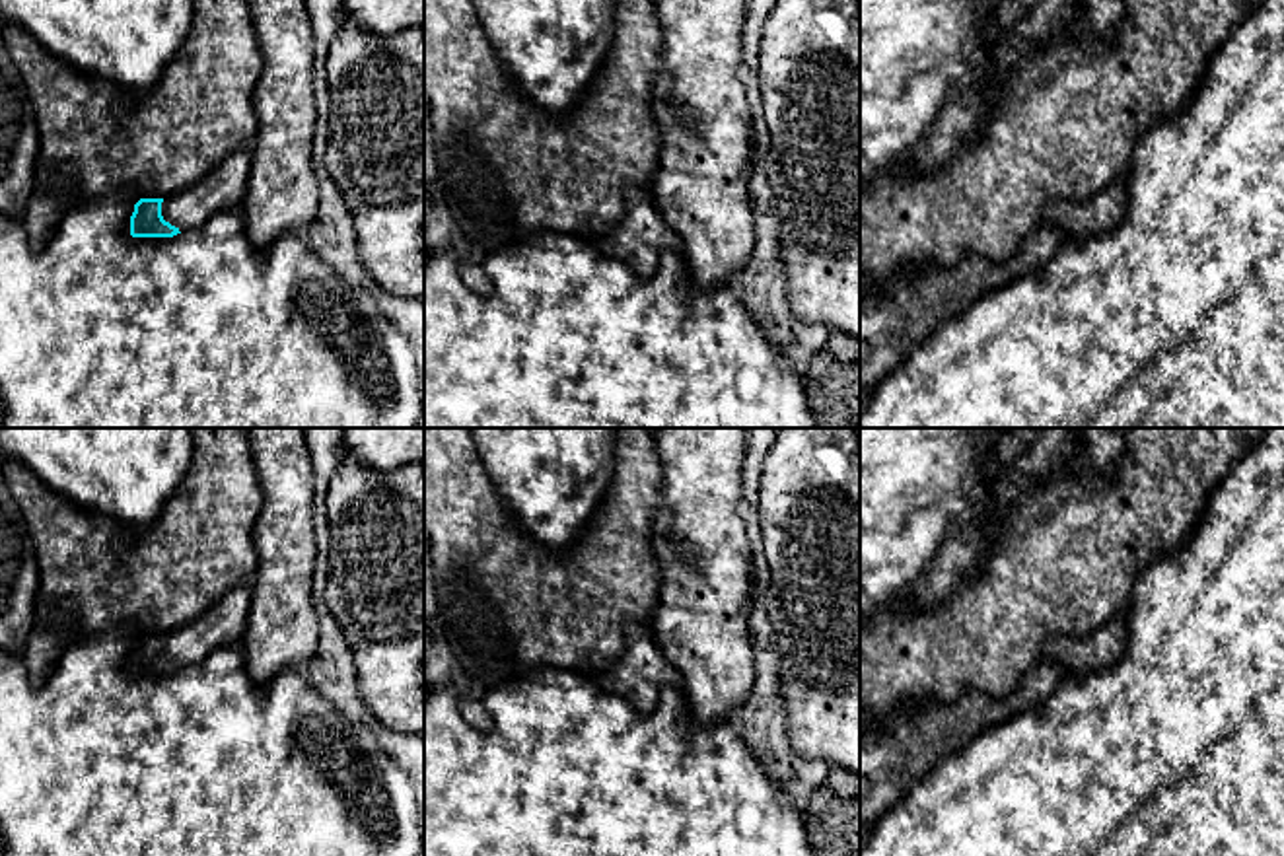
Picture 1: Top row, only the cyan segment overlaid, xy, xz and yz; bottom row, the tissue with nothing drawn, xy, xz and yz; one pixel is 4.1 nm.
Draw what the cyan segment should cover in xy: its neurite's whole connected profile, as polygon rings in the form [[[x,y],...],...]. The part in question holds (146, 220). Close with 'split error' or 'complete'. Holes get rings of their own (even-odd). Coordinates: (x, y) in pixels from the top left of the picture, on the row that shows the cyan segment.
[[[251,150],[232,152],[183,193],[167,198],[140,198],[130,216],[130,235],[173,237],[200,228],[220,210],[237,206],[247,189],[251,154]]]; split error

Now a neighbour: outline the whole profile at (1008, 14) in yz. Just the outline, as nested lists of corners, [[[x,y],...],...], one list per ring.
[[[996,0],[996,12],[992,16],[992,25],[988,27],[988,37],[1008,39],[1033,4],[1035,0]]]

